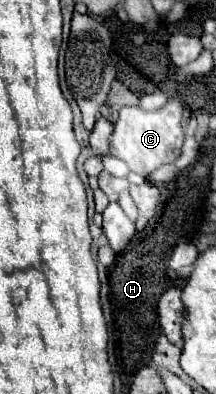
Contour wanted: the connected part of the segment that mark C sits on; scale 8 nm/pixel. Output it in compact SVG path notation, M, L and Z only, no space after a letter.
M170 100L166 106L154 112L124 106L110 136L110 154L124 160L132 172L148 176L156 168L170 164L180 156L180 146L184 140L180 118L182 118L182 104L178 100Z

